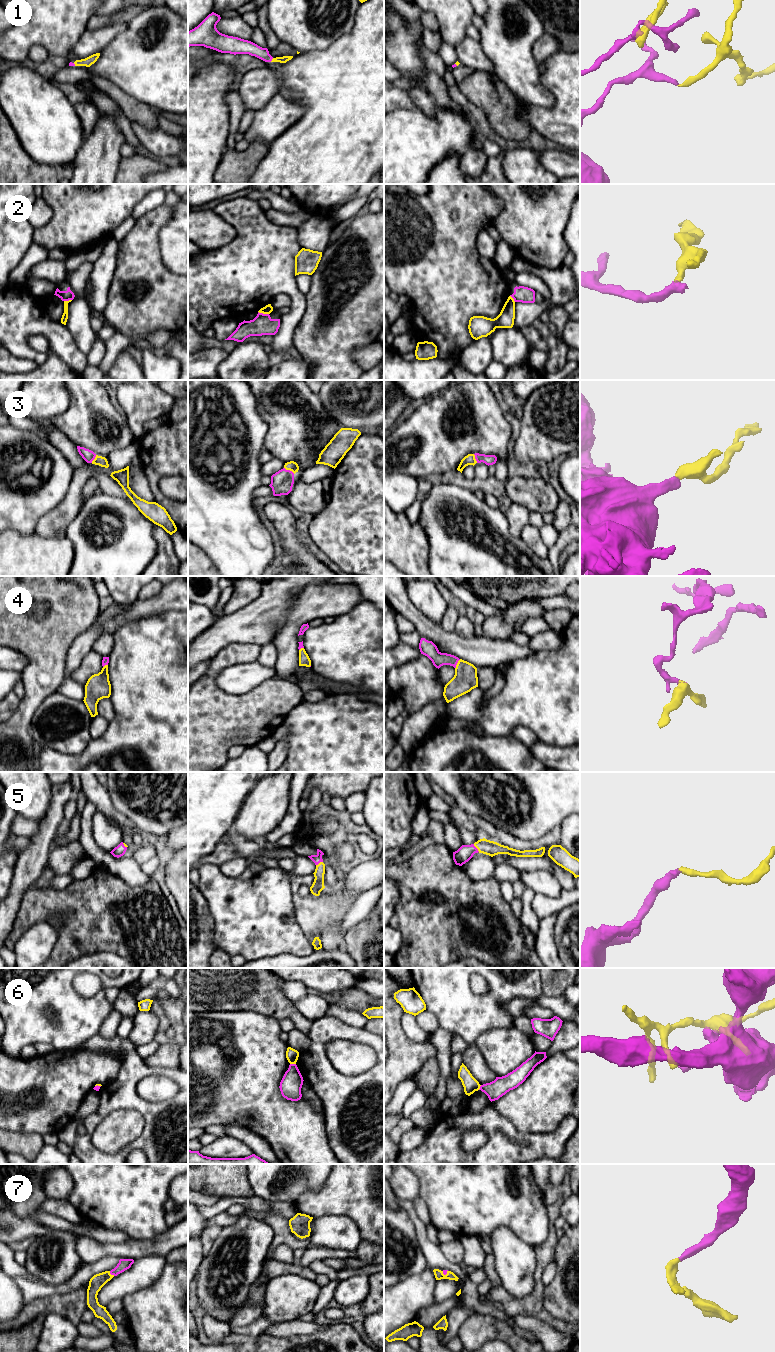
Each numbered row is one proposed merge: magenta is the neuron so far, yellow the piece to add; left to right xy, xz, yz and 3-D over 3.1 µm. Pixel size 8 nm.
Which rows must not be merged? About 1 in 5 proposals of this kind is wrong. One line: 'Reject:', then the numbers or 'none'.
Reject: 2, 6

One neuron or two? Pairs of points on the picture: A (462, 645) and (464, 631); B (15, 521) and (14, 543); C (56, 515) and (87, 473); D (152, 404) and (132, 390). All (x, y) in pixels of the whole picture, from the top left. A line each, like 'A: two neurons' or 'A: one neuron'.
A: two neurons
B: two neurons
C: one neuron
D: one neuron

